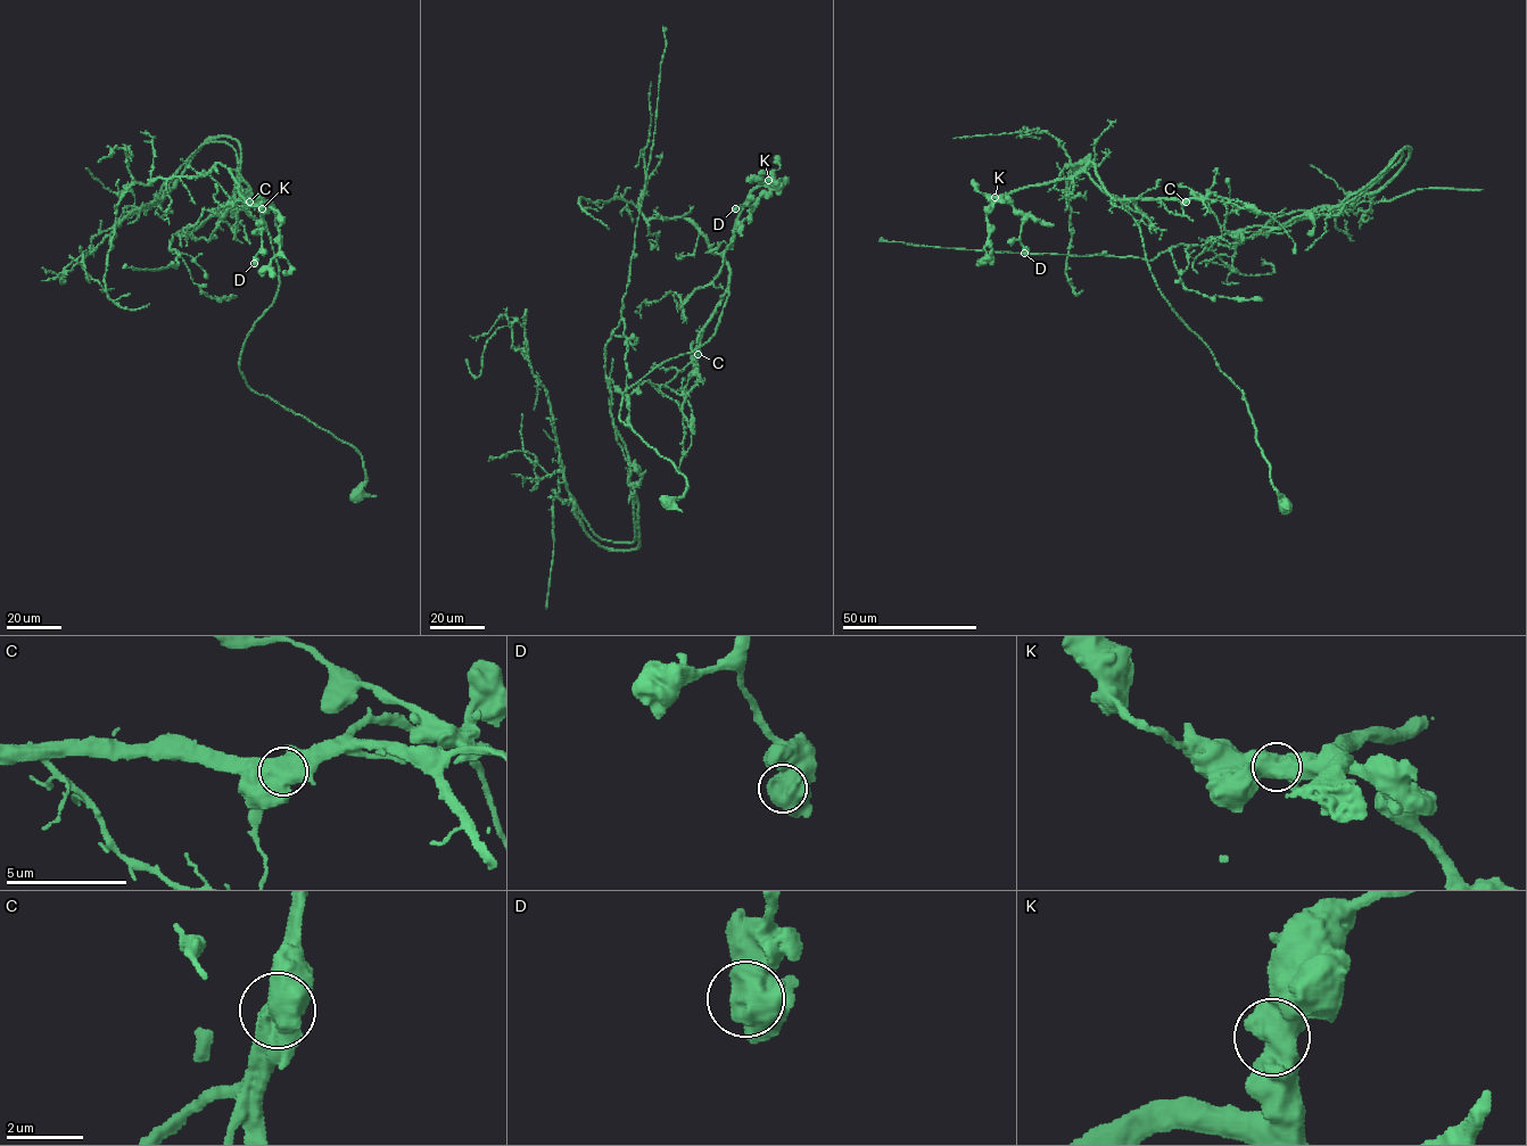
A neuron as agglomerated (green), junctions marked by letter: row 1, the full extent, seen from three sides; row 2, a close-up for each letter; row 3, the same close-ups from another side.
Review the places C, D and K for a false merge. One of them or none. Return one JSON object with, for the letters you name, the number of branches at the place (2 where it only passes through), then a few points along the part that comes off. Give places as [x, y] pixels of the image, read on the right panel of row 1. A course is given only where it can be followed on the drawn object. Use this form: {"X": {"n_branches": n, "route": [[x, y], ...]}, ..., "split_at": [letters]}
{"C": {"n_branches": 2, "route": [[1186, 202], [1230, 200], [1241, 240], [1403, 151], [1210, 249], [1261, 258]]}, "split_at": ["C"]}

